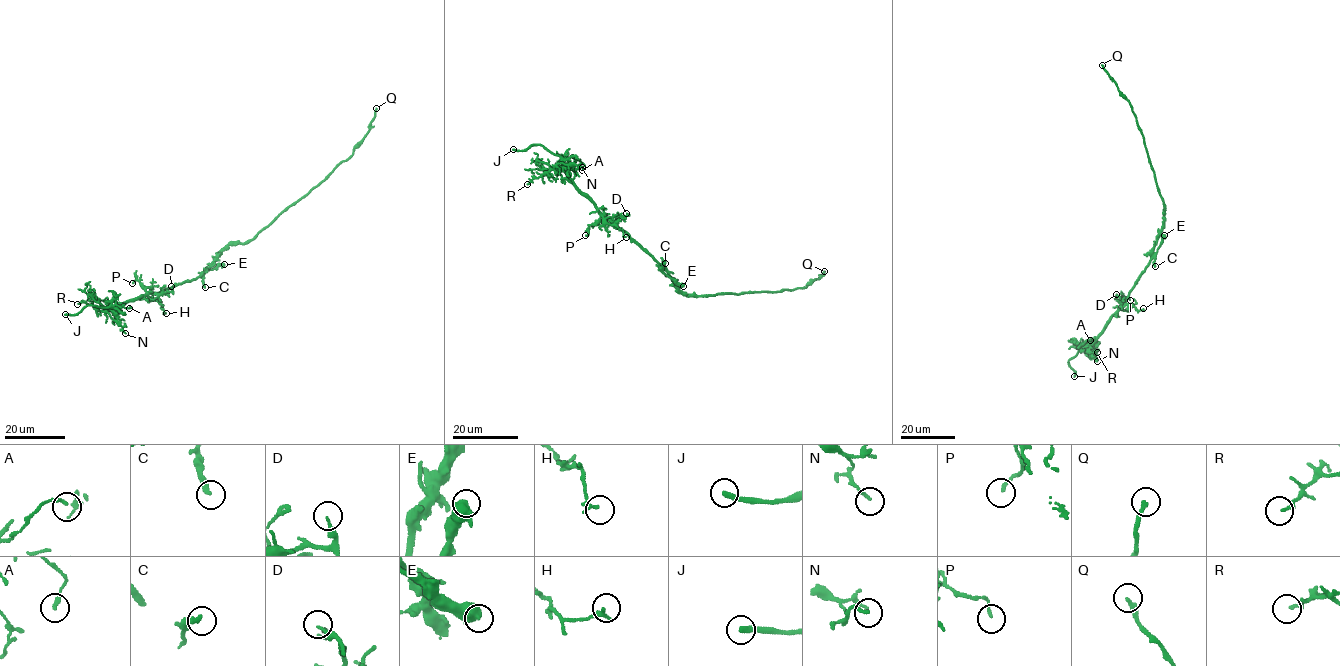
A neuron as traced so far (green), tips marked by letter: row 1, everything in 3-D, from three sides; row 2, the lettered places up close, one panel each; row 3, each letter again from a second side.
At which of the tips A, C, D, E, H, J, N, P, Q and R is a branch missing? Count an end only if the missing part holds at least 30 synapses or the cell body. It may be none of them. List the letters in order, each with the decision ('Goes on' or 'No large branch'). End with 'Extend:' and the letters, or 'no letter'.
A: No large branch
C: No large branch
D: No large branch
E: No large branch
H: No large branch
J: Goes on
N: No large branch
P: No large branch
Q: Goes on
R: No large branch
Extend: J, Q

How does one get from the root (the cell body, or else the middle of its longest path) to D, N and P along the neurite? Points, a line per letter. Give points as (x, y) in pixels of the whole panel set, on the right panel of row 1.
D: (1160, 232), (1152, 258), (1123, 303), (1116, 294)
N: (1160, 232), (1149, 263), (1121, 307), (1089, 347), (1090, 357), (1097, 361)
P: (1160, 232), (1152, 258), (1120, 306), (1122, 296), (1130, 300)

